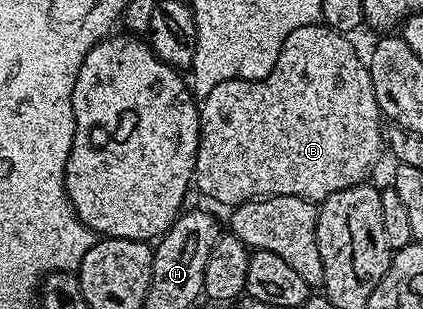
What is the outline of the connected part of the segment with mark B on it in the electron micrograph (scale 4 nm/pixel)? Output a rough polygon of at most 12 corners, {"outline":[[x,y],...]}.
{"outline":[[323,22],[200,107],[195,190],[319,204],[386,135],[368,64]]}

